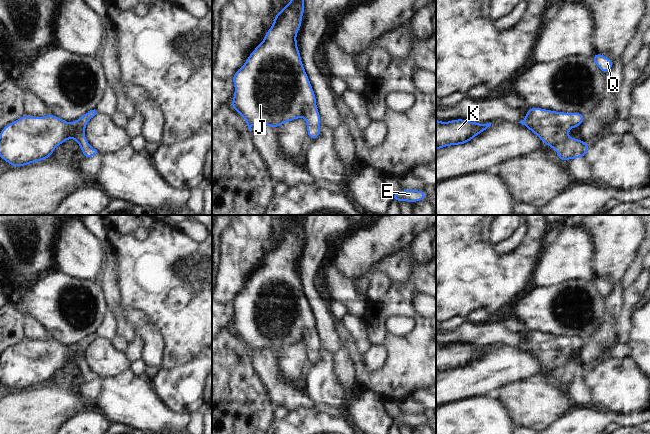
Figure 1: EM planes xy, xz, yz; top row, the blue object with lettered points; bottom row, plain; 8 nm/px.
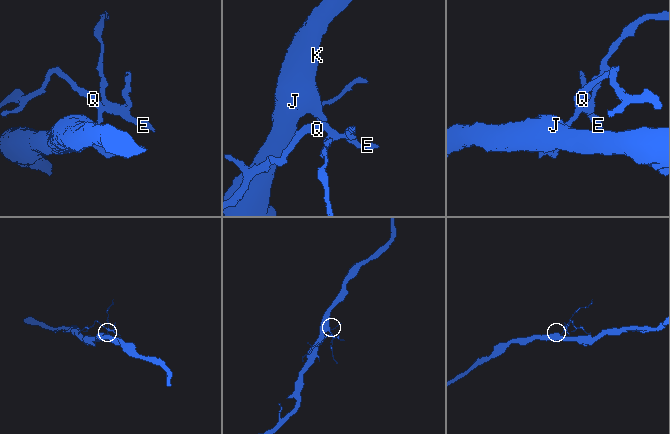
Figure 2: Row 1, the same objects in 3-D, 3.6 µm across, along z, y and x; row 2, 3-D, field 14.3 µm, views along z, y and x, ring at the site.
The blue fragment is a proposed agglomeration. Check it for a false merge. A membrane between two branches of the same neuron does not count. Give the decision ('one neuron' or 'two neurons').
two neurons

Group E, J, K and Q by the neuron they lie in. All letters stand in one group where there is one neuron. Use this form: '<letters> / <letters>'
E Q / J K

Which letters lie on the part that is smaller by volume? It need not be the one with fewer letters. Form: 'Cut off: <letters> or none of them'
Cut off: E, Q

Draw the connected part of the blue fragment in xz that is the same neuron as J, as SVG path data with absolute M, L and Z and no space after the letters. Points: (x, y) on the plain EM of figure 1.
M293 215L292 224L274 240L274 247L265 262L251 276L243 290L231 301L235 316L231 331L246 345L251 356L254 349L267 349L273 353L304 341L313 362L319 359L321 340L316 320L301 285L296 259L302 249L304 218Z

